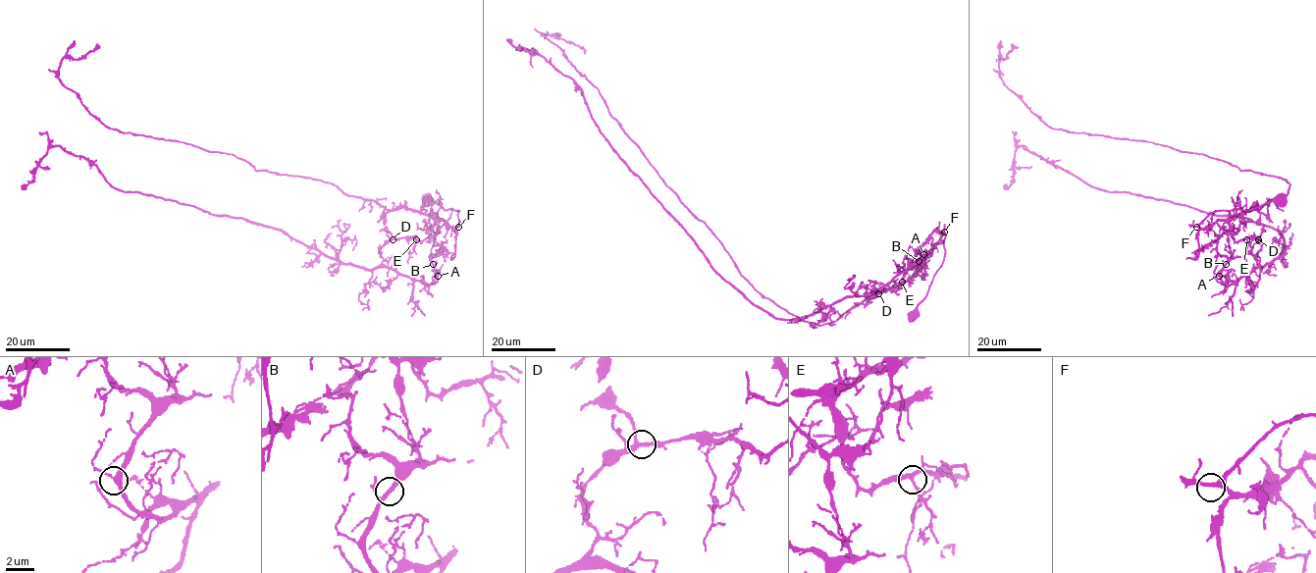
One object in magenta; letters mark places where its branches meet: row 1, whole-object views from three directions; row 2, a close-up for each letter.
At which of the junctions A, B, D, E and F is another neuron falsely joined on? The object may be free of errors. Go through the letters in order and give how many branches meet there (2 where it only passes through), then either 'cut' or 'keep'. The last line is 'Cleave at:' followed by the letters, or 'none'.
A: branches 3; keep
B: branches 3; keep
D: branches 3; cut
E: branches 3; keep
F: branches 3; keep
Cleave at: D

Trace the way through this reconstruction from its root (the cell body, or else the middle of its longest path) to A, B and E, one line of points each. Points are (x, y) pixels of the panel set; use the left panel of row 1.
A: (427, 201), (444, 210), (459, 211), (458, 225), (452, 229), (446, 223), (435, 235), (430, 260), (438, 276)
B: (427, 201), (444, 210), (459, 211), (458, 225), (452, 229), (446, 223), (435, 235), (430, 255), (433, 264)
E: (427, 201), (444, 210), (459, 211), (459, 225), (452, 229), (439, 220), (428, 236), (421, 242), (416, 239)

